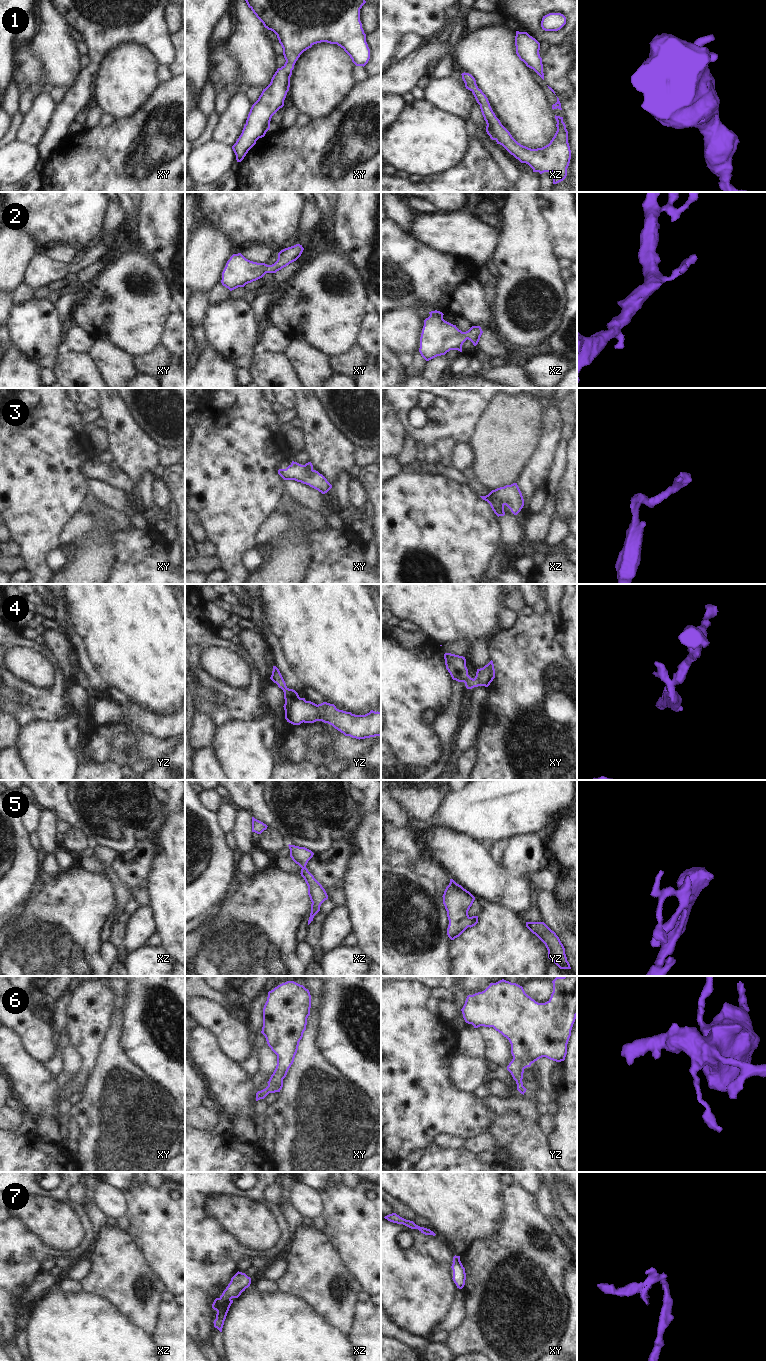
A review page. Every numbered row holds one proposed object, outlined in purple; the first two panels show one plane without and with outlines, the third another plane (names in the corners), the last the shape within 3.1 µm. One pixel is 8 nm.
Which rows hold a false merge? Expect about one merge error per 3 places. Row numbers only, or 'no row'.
no row

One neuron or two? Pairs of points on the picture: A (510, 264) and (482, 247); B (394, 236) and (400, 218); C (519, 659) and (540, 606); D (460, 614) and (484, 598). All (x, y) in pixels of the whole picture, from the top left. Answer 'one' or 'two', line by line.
A: two
B: two
C: two
D: one

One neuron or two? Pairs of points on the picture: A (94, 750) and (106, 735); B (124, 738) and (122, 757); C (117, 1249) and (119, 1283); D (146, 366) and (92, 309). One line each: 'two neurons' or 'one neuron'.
A: one neuron
B: one neuron
C: one neuron
D: two neurons

